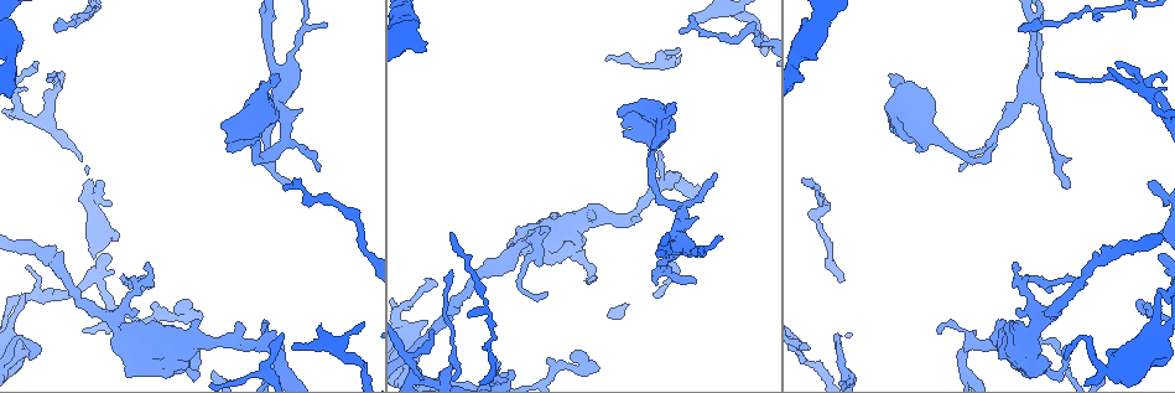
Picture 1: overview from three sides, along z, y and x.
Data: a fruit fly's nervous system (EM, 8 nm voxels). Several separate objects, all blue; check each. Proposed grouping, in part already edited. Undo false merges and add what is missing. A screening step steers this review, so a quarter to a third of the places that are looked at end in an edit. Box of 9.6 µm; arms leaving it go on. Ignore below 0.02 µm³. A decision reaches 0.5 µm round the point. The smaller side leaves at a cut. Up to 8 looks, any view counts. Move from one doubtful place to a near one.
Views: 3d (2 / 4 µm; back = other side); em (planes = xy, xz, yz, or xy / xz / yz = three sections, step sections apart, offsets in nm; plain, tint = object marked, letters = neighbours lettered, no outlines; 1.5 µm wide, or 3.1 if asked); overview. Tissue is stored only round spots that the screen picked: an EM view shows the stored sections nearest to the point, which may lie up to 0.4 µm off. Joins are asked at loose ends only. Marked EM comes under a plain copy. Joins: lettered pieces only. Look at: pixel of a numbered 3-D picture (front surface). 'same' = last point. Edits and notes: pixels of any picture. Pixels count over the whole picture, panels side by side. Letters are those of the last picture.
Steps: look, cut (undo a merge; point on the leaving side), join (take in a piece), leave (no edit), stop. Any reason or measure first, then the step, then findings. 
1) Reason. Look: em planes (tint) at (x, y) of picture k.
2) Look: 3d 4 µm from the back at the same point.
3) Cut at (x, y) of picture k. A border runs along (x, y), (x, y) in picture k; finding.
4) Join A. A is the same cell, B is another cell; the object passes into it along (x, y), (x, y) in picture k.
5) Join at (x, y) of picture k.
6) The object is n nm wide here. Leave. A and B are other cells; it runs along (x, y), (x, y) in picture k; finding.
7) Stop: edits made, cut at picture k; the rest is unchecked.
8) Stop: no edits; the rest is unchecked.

An open end. Look: 3d 2 µm from the back at (24, 295) of picture 1.

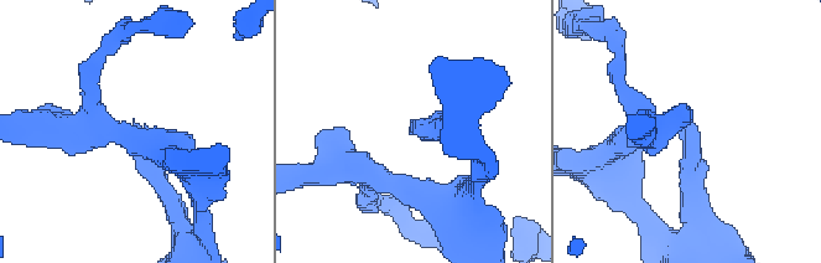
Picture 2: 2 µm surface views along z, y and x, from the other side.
Look: em planes (letters) at (134, 124) of picture 2.

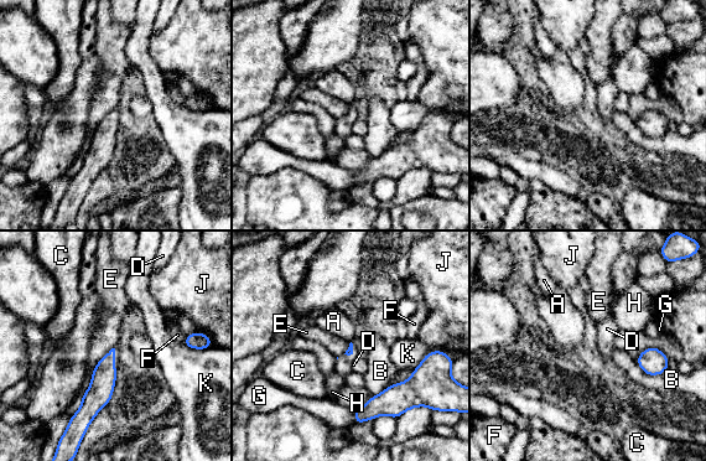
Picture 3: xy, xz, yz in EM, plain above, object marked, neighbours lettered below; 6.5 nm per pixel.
Leave. A, B, C, D, E, F, G, H, J and K are other cells; none of them fits.

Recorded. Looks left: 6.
Thin end. Look: em planes (letters) at (434, 331) of picture 1.

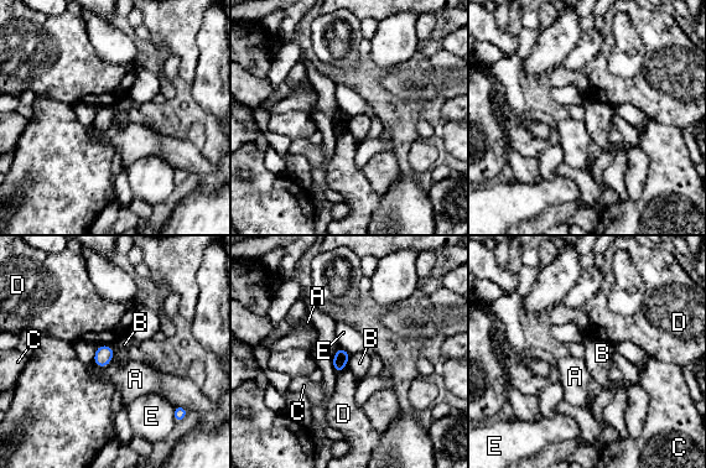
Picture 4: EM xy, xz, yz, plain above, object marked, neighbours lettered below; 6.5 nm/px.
The object is 100 nm wide here. Leave. A, B, C, D and E are other cells; a border runs along (351, 354), (347, 363) in picture 4; none of them fits.

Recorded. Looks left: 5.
Branch stops here. Look: 3d 4 µm at (808, 350) of picture 1.

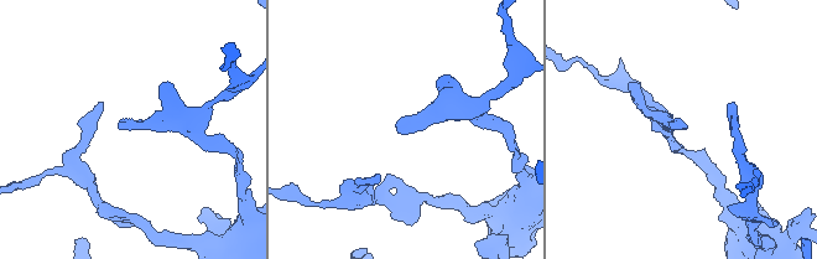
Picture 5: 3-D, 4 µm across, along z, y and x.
Look: em planes (letters) at (680, 127) of picture 5.

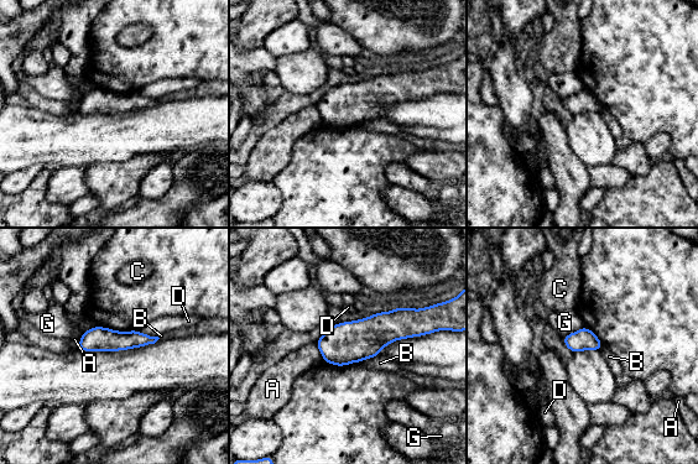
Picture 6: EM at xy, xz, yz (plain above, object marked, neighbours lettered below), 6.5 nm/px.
The longest contact is with G, 150 nm. Leave. A, B, C, D and G are other cells; no lettered piece goes on from it.

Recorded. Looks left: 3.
Stop: no edits; the rest is unchecked.

